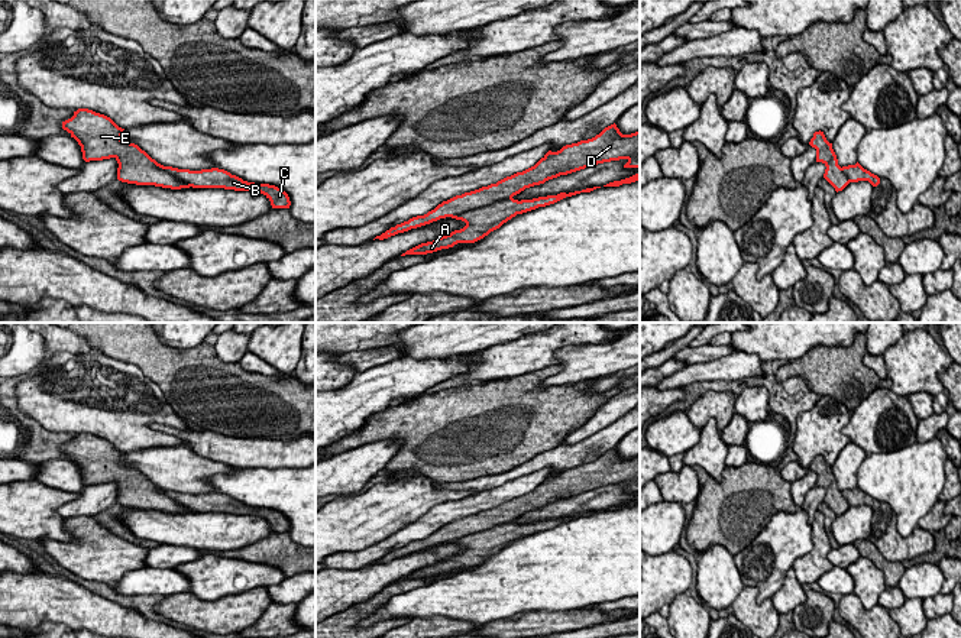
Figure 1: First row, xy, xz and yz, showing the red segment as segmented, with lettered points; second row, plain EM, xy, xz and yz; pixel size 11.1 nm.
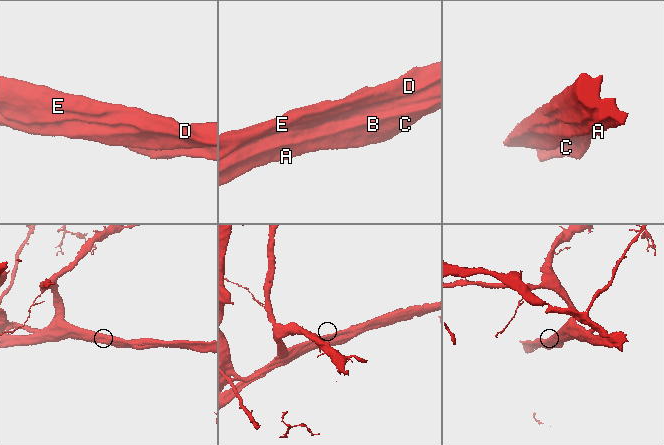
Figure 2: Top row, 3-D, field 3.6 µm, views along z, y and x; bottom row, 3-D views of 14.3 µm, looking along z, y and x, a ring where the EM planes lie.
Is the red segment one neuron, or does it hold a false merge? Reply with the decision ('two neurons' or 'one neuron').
two neurons

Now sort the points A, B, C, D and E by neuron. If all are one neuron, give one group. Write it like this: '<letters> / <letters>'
A B C / D E

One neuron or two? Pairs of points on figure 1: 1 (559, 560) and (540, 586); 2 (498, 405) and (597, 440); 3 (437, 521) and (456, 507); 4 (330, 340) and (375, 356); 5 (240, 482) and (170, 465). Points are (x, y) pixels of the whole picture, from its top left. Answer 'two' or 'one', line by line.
1: one
2: two
3: one
4: two
5: two

